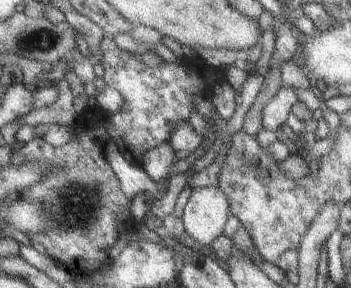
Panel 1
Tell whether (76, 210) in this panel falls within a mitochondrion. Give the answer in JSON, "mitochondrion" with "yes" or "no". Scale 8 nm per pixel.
{"mitochondrion":"yes"}

